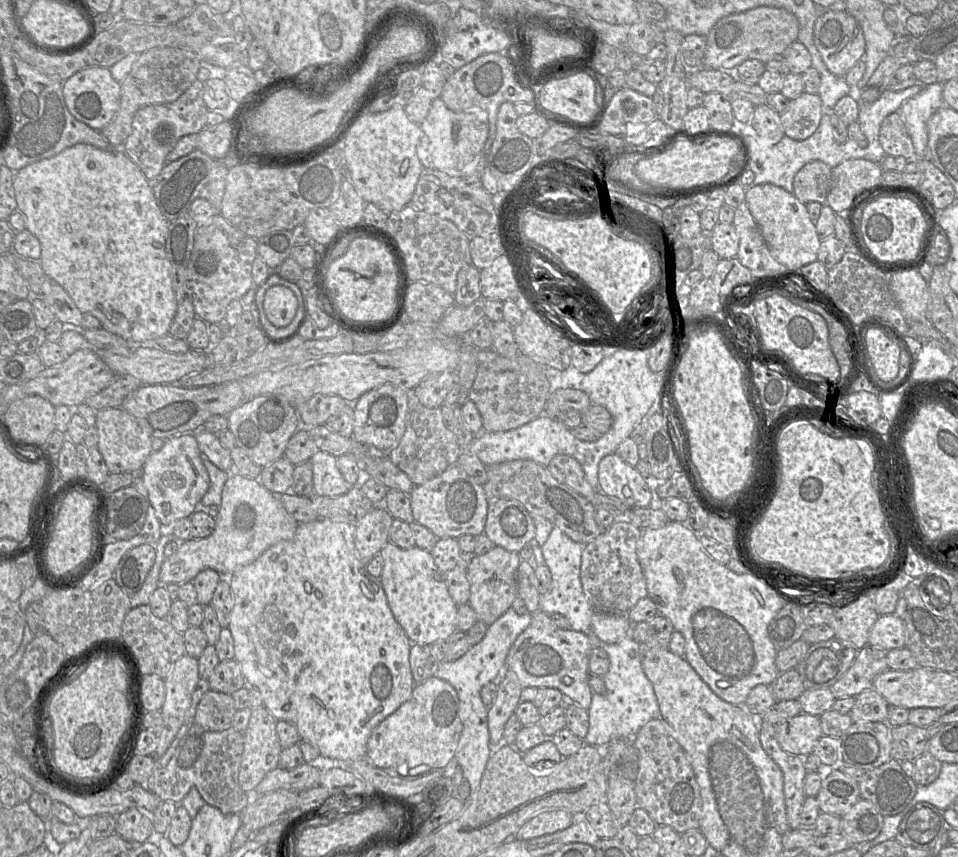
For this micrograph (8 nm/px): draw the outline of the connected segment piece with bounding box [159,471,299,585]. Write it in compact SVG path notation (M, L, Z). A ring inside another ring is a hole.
M235 471L230 472L222 489L213 532L204 538L184 540L174 554L166 557L159 573L159 585L192 581L200 571L208 568L216 570L222 576L230 576L239 568L256 560L268 548L293 539L298 526L299 523L283 507L279 496L271 493L259 479L244 477Z

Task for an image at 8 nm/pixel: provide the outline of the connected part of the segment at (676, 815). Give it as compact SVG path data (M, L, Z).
M660 717L647 722L633 738L638 753L638 774L635 781L637 806L648 812L657 825L670 826L682 834L697 829L701 820L701 795L693 768L677 740L671 734L671 728Z

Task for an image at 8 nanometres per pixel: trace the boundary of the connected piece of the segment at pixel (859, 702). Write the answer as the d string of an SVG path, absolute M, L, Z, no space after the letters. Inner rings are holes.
M873 688L862 691L855 697L849 712L852 722L886 722L889 704Z

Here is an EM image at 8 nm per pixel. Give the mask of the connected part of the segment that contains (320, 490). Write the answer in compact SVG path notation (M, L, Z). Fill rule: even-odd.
M318 449L311 457L310 462L313 470L315 495L338 497L352 488L341 473L335 455Z

